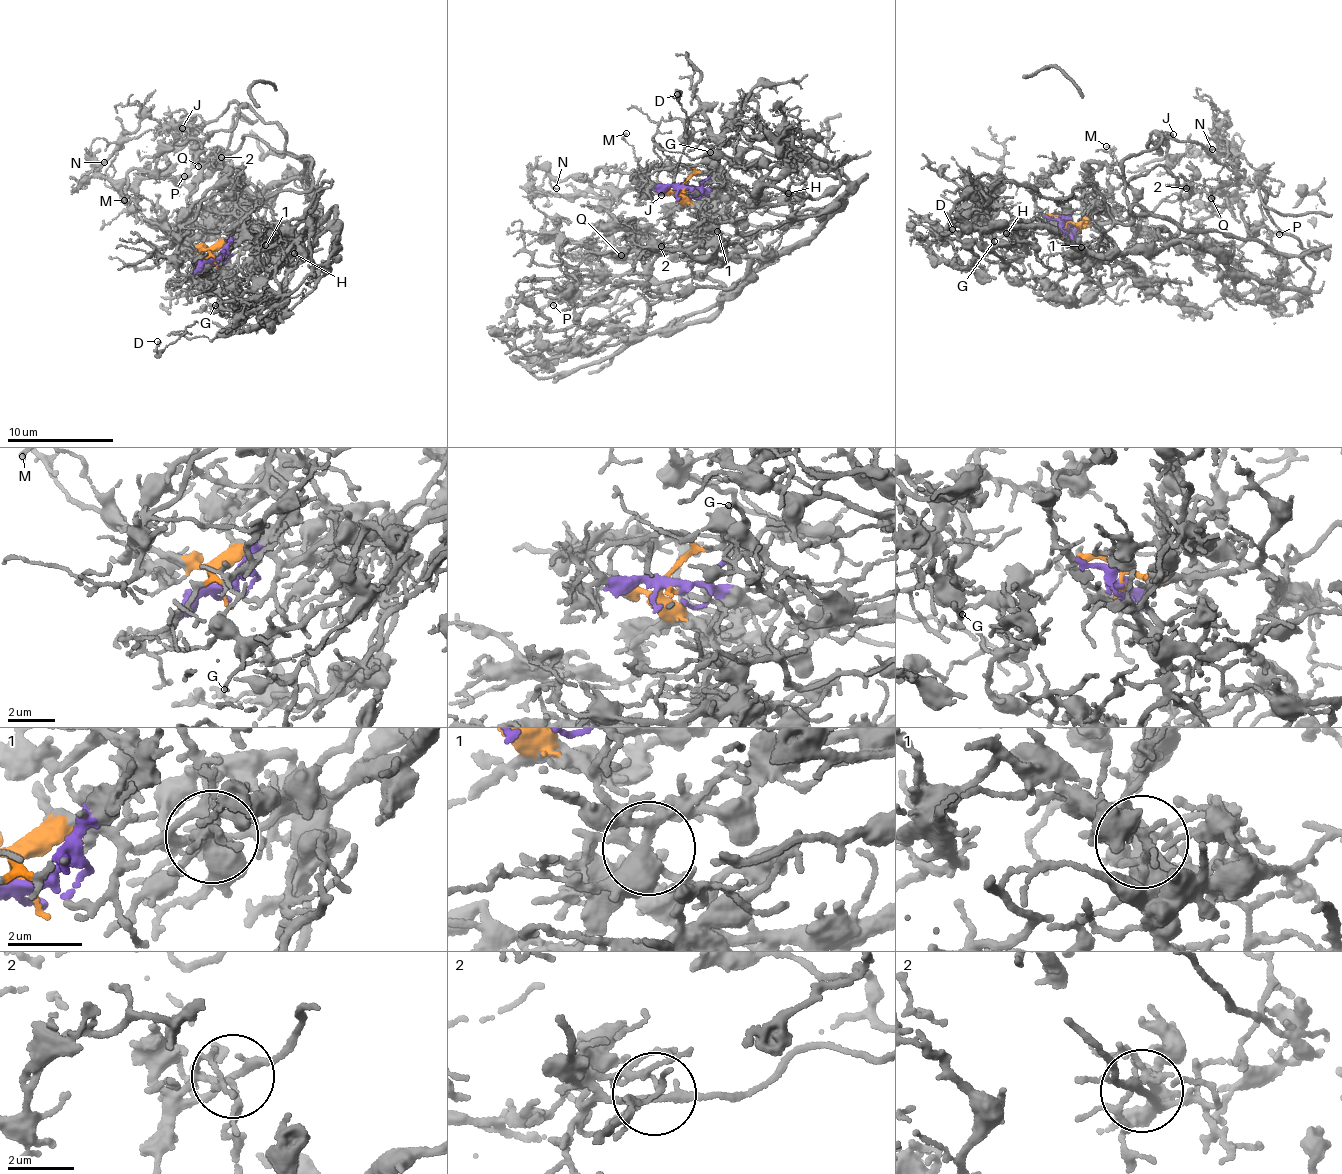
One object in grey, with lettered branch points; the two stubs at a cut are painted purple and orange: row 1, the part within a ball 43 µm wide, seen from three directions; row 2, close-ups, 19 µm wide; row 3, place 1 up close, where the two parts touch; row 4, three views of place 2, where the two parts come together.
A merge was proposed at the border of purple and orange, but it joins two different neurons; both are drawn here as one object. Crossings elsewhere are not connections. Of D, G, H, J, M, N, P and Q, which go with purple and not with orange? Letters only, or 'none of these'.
J, N, Q

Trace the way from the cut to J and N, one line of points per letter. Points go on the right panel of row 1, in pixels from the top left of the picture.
J: (1064, 230), (1089, 181), (1058, 200), (1083, 184), (1133, 219), (1125, 159), (1174, 134)
N: (1064, 230), (1087, 182), (1058, 200), (1083, 184), (1133, 219), (1125, 159), (1153, 134), (1167, 157), (1211, 148)

